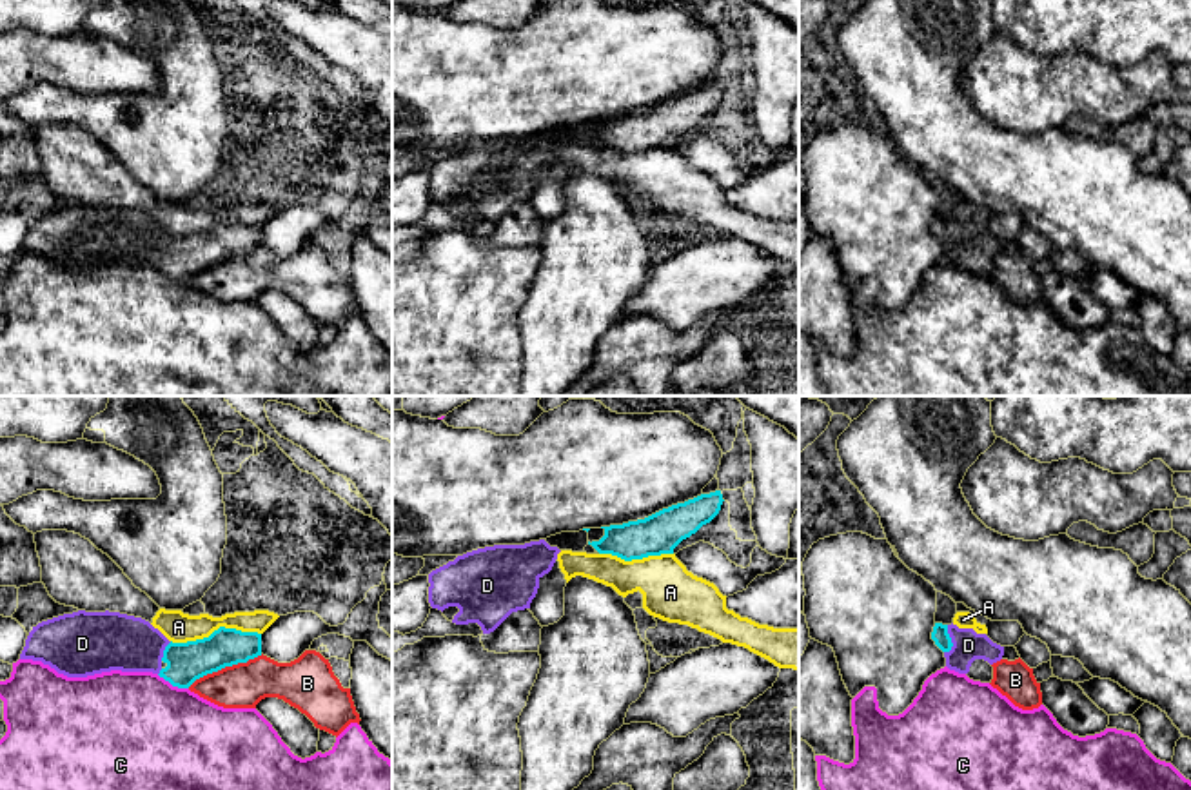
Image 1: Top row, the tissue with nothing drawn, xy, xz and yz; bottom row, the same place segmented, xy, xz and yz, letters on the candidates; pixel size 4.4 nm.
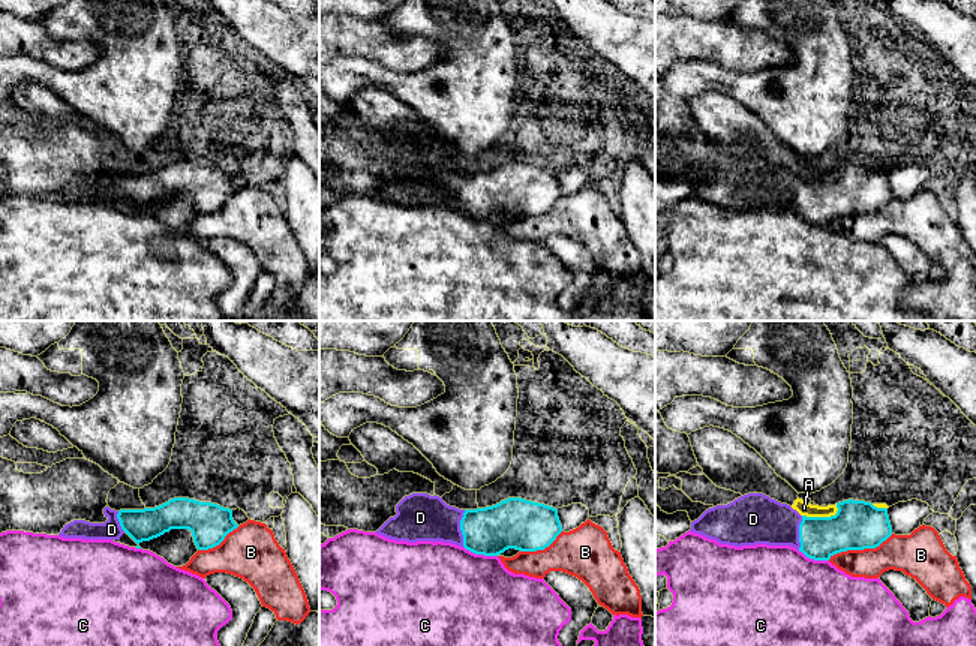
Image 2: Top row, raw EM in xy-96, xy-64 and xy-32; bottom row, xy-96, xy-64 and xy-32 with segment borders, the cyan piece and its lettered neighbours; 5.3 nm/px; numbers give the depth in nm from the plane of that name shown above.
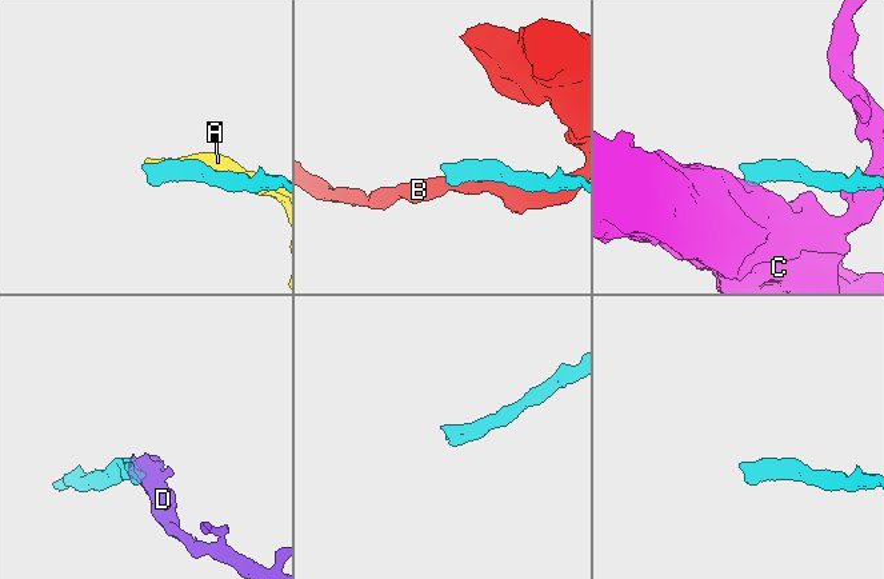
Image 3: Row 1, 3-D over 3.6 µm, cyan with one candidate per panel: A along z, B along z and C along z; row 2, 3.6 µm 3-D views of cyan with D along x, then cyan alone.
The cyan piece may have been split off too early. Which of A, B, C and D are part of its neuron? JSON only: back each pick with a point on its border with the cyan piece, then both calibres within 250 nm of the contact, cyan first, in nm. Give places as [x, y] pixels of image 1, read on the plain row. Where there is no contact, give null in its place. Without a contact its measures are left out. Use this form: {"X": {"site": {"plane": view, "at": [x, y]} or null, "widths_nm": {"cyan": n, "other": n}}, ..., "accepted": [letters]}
{"D": {"site": {"plane": "yz", "at": [950, 233]}, "widths_nm": {"cyan": 70, "other": 140}}, "accepted": ["D"]}

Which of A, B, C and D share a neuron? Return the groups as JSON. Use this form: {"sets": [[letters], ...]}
{"sets": [["A"], ["B"], ["C"], ["D"]]}

